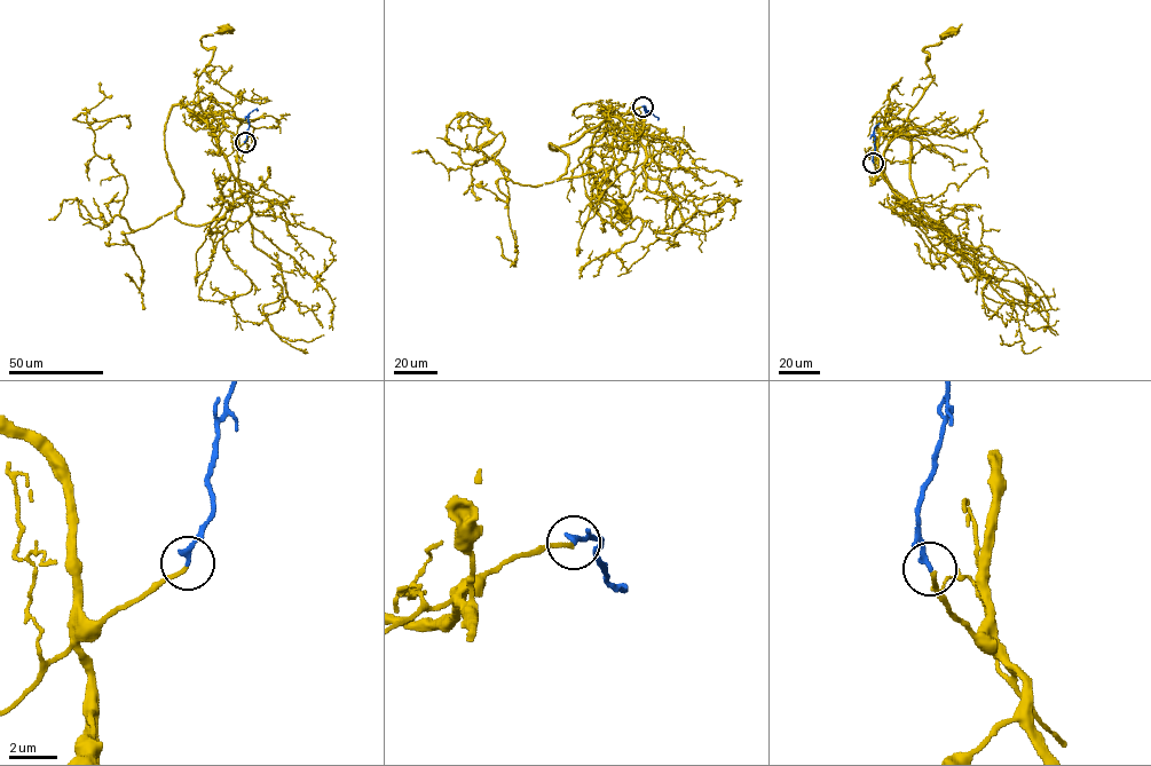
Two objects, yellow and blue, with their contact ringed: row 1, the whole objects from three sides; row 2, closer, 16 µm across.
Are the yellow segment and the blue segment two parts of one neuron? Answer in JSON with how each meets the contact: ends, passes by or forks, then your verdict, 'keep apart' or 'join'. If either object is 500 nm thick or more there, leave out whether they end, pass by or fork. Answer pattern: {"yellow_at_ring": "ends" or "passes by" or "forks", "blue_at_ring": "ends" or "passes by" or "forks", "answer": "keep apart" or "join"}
{"yellow_at_ring": "ends", "blue_at_ring": "ends", "answer": "join"}

